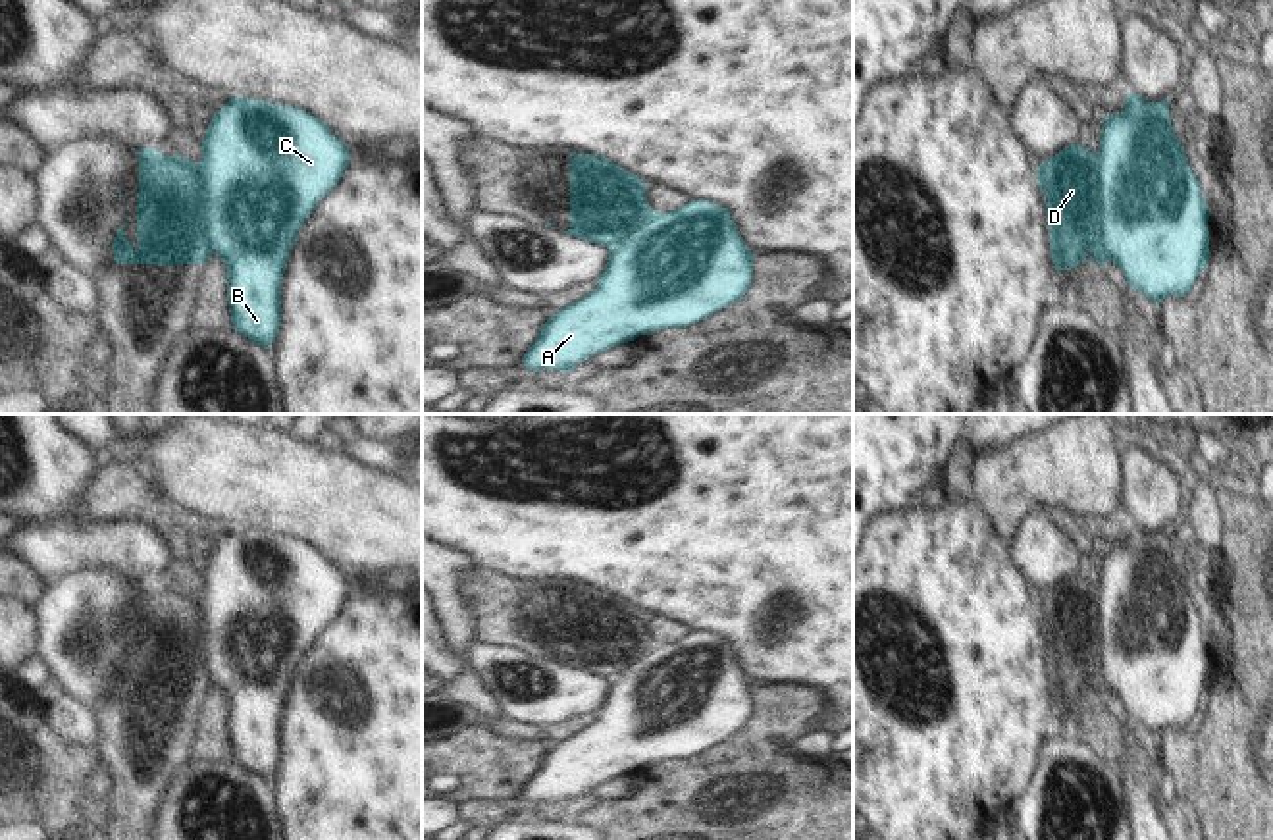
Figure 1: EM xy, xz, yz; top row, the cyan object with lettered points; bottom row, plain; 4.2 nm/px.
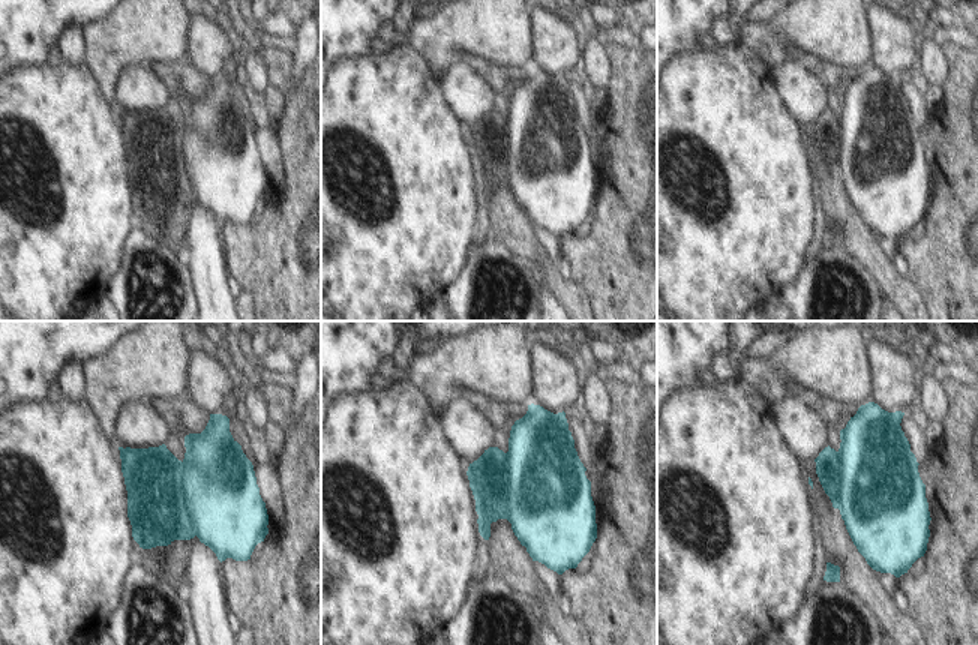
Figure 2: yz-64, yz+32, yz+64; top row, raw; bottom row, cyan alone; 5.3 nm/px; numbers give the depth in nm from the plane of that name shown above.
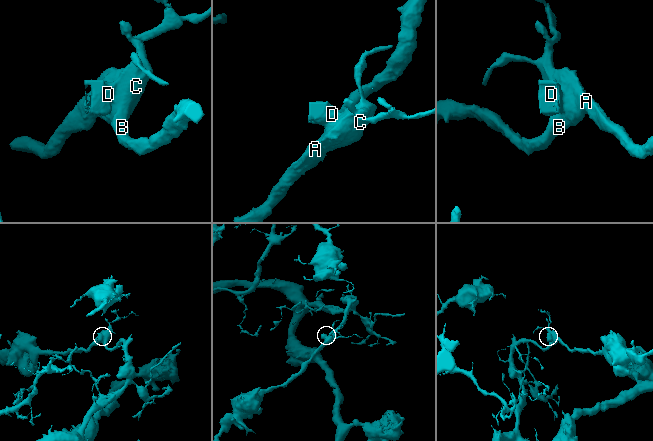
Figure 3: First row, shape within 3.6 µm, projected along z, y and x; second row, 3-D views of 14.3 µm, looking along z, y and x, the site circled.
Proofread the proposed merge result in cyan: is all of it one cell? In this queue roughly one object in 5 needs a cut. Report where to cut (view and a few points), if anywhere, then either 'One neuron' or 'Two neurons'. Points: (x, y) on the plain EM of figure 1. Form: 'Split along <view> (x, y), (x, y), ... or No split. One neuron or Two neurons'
Split along yz (1096, 588), (1096, 659), (1102, 679), (1112, 692). Two neurons

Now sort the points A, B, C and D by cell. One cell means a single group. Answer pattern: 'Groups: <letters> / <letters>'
Groups: A B C / D

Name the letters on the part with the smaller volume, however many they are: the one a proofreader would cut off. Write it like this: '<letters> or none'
D

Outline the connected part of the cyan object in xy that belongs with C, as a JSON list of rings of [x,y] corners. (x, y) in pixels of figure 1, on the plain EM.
[[[235,528],[214,543],[198,593],[202,661],[210,684],[218,686],[227,699],[227,732],[233,759],[252,774],[270,780],[275,773],[281,755],[281,713],[293,674],[318,634],[339,615],[349,593],[347,576],[331,564],[325,553],[306,541]]]

